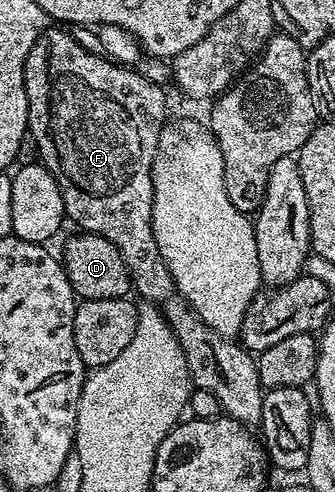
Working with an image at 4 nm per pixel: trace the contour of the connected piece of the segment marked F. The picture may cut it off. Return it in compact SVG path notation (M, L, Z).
M48 27L44 29L42 35L37 39L37 43L33 43L33 51L29 51L29 55L25 59L25 71L23 72L25 95L27 96L27 127L29 137L30 140L35 140L35 145L39 148L38 160L53 175L53 179L57 179L57 183L61 187L61 199L63 200L63 212L66 220L70 224L72 221L73 224L79 225L75 227L78 227L82 232L96 233L105 239L109 239L109 243L113 243L113 247L117 247L117 251L121 251L121 259L127 265L127 271L131 275L131 284L134 292L136 294L139 292L146 302L156 306L167 321L167 326L173 331L173 335L185 355L185 363L191 376L192 386L196 389L212 392L217 398L217 403L221 403L223 413L228 417L232 417L234 421L239 421L242 425L248 427L258 426L263 419L263 394L265 390L263 384L259 381L259 367L256 358L248 350L244 349L242 344L236 343L232 338L223 337L215 329L210 329L191 310L191 304L177 292L173 275L157 247L157 239L153 239L153 227L151 226L151 216L153 215L153 179L151 178L151 168L155 162L155 154L159 152L159 137L163 133L165 122L168 120L168 118L166 119L167 97L163 94L164 86L156 83L151 77L149 79L142 77L139 73L134 73L137 72L134 68L123 64L116 64L98 52L95 52L96 54L90 53L77 38L70 37L66 31L68 32L63 27Z

